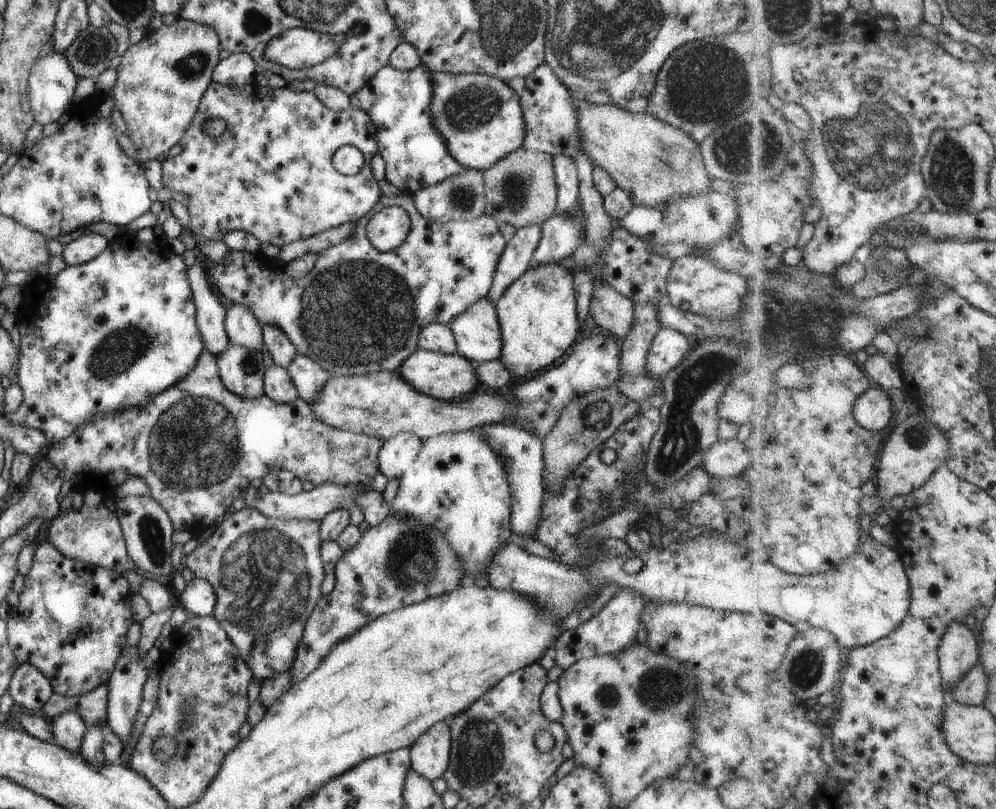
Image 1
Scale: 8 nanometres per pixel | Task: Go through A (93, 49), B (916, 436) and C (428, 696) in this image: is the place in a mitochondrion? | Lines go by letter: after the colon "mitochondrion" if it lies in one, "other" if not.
A: mitochondrion
B: mitochondrion
C: other

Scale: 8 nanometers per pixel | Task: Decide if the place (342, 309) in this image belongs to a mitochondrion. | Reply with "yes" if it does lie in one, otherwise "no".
yes

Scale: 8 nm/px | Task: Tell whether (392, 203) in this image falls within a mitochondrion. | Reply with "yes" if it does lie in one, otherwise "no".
no

